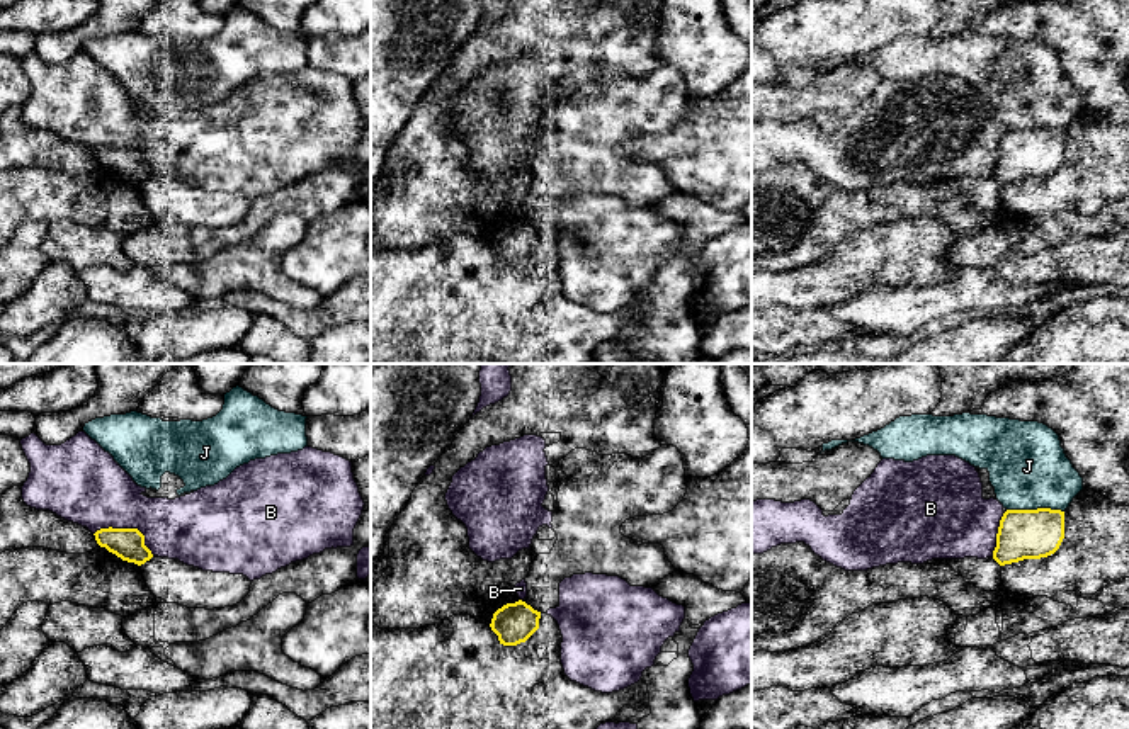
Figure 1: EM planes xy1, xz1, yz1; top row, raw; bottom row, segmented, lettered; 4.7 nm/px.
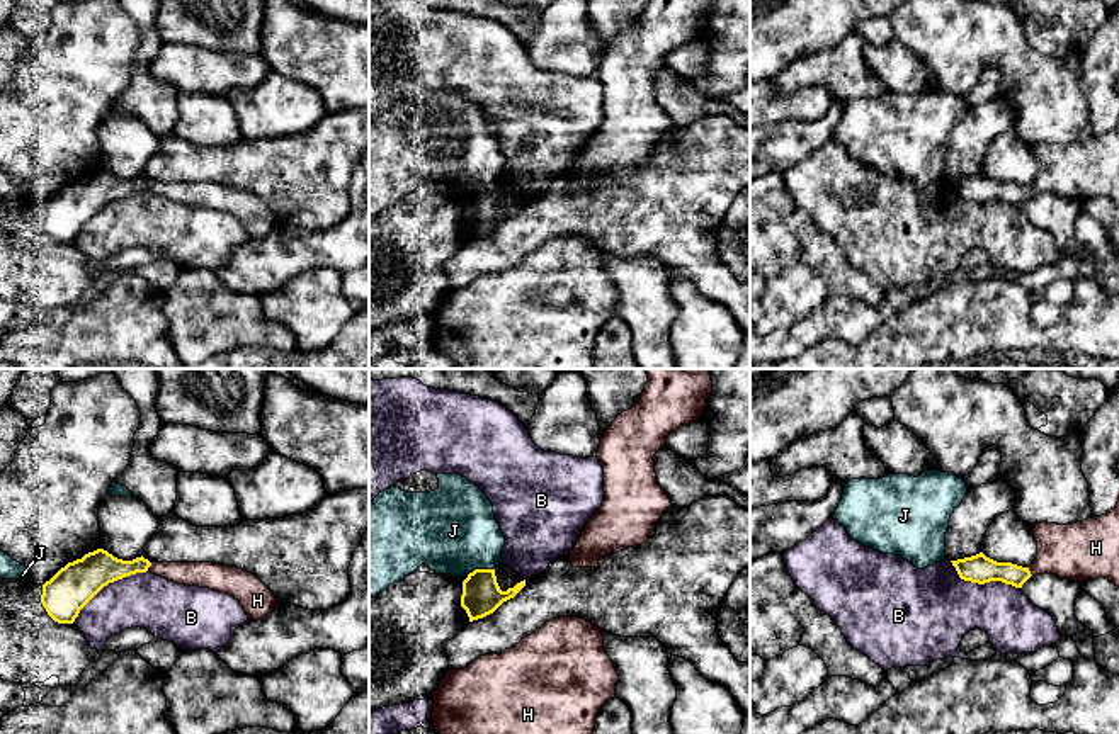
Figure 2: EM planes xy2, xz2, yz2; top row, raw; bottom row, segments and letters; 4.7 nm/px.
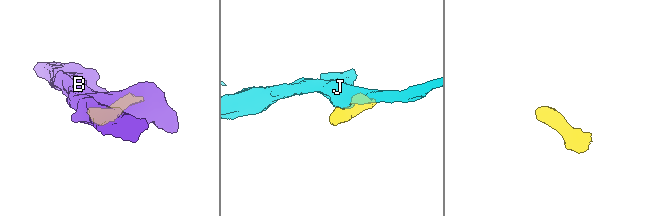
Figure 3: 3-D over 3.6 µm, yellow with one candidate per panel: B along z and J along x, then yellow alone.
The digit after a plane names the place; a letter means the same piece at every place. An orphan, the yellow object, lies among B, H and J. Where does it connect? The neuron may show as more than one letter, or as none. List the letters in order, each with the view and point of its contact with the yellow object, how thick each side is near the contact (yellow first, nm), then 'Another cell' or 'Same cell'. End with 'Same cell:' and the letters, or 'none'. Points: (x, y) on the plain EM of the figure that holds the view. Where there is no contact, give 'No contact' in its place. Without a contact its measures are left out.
B: Touches yellow at xy2 (107, 203). Thickness 200 nm (yellow) against 260 nm. Another cell
H: Touches yellow at xy2 (150, 184). Thickness 170 nm (yellow) against 120 nm. Same cell
J: Touches yellow at yz1 (1038, 128). Thickness 240 nm (yellow) against 380 nm. Another cell
Same cell: H

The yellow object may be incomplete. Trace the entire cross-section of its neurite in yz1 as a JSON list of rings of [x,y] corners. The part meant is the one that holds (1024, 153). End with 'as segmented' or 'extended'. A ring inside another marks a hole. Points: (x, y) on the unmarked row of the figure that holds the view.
[[[1007,129],[1000,139],[993,178],[1012,184],[1054,173],[1064,158],[1064,131]]] | as segmented

